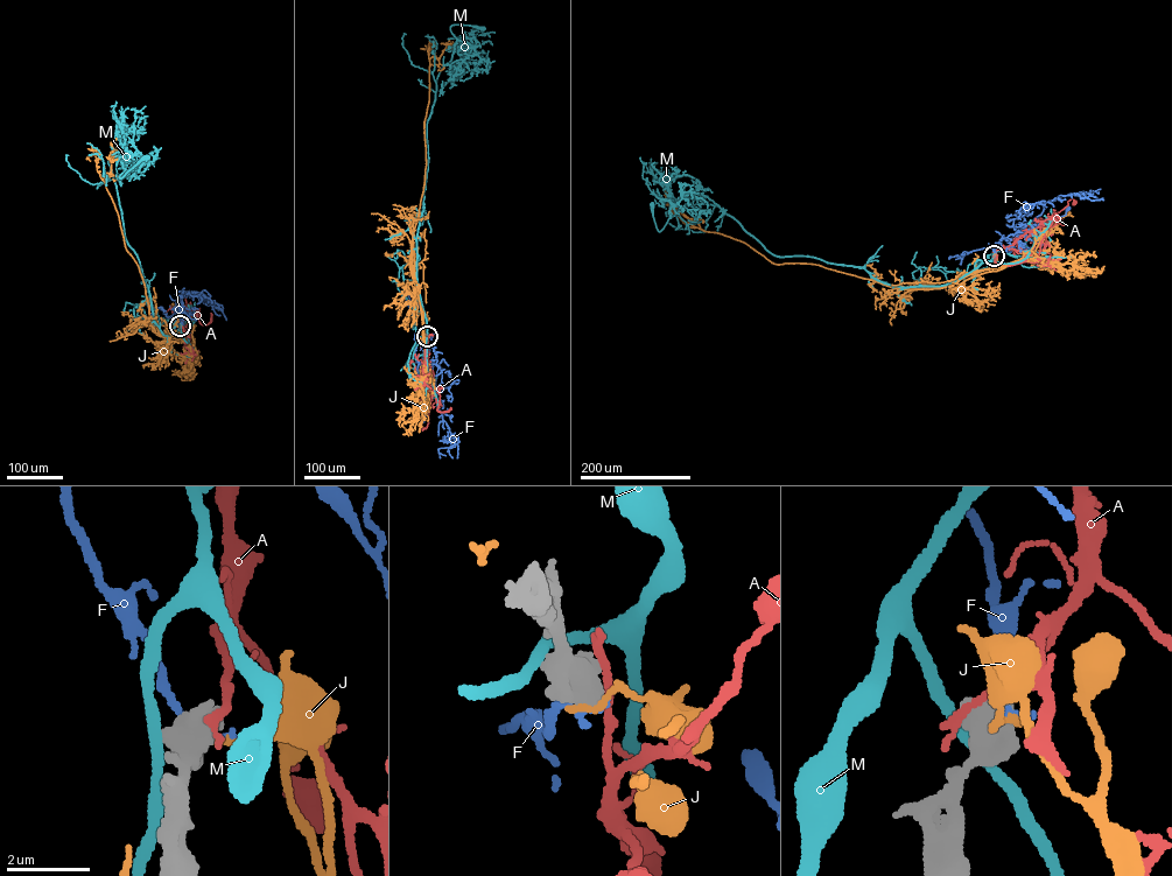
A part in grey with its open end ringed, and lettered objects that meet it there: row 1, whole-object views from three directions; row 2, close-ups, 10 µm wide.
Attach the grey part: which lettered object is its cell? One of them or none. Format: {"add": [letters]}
{"add": []}

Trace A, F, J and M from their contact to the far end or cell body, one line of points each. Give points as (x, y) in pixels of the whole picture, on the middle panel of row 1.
A: (427, 336), (427, 356), (436, 401), (429, 411), (427, 427), (421, 428)
F: (427, 336), (428, 385), (422, 420)
J: (427, 336), (426, 401), (422, 415), (414, 419)
M: (426, 336), (416, 236), (428, 163), (427, 125), (437, 76), (454, 51), (456, 39), (450, 26), (483, 28)

